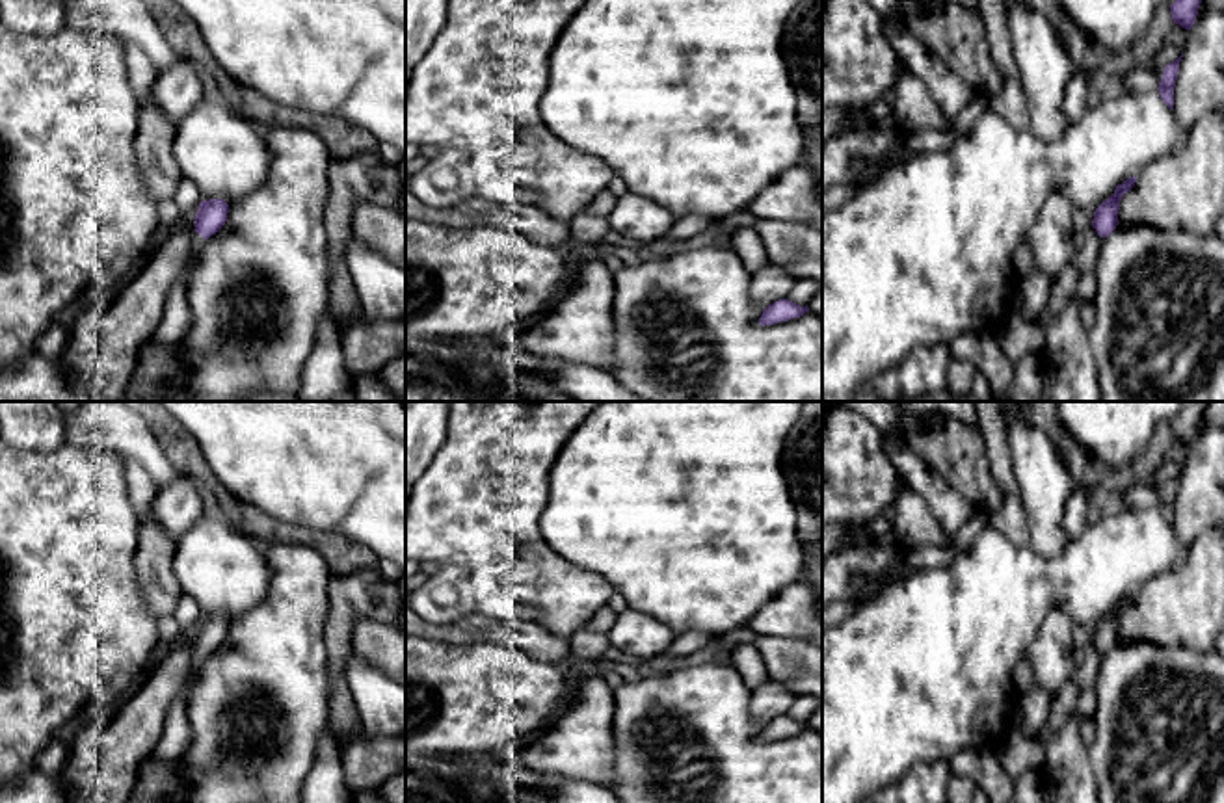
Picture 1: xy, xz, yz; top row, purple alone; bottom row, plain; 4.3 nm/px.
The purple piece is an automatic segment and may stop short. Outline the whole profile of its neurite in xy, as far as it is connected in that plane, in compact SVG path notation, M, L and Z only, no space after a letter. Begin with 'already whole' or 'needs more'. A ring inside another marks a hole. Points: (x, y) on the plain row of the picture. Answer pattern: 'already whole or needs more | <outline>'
needs more | M223 615L201 617L195 630L195 651L192 654L192 680L203 660L216 651L227 638L229 621Z

